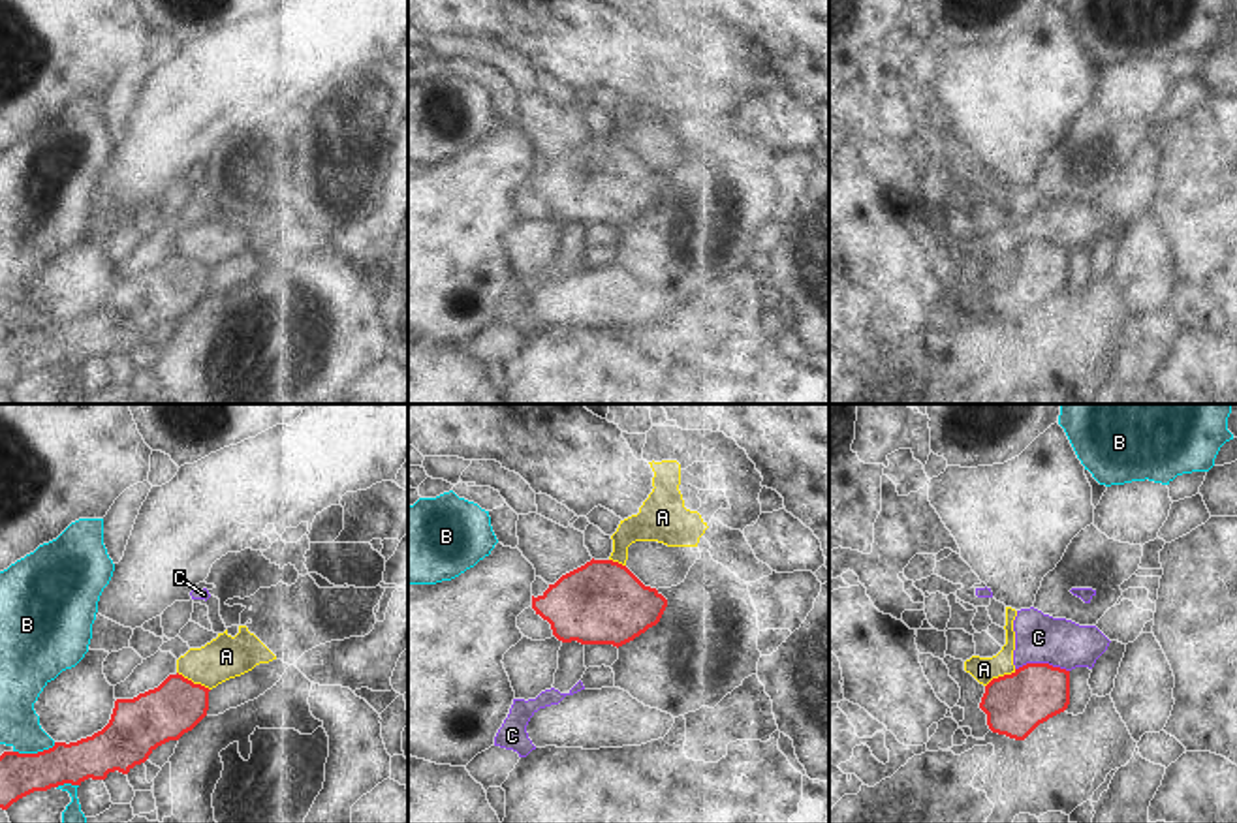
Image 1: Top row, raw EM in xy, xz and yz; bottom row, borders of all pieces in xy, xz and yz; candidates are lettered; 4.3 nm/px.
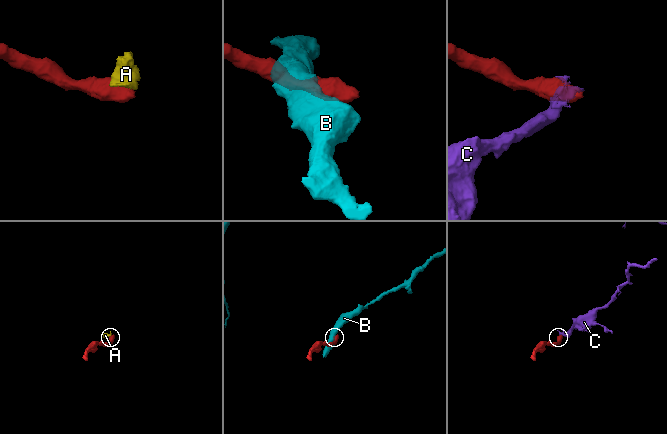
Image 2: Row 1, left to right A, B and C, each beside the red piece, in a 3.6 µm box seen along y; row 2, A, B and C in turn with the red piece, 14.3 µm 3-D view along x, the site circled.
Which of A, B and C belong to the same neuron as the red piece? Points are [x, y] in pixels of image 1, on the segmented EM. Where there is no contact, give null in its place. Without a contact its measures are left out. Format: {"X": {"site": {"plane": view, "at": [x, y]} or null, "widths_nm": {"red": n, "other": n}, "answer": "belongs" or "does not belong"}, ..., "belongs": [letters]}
{"A": {"site": {"plane": "xy", "at": [192, 683]}, "widths_nm": {"red": 240, "other": 180}, "answer": "does not belong"}, "B": {"site": {"plane": "xy", "at": [34, 754]}, "widths_nm": {"red": 180, "other": 180}, "answer": "does not belong"}, "C": {"site": {"plane": "yz", "at": [1042, 664]}, "widths_nm": {"red": 260, "other": 200}, "answer": "does not belong"}, "belongs": []}

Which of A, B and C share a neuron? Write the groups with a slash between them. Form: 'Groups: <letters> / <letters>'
Groups: A C / B

